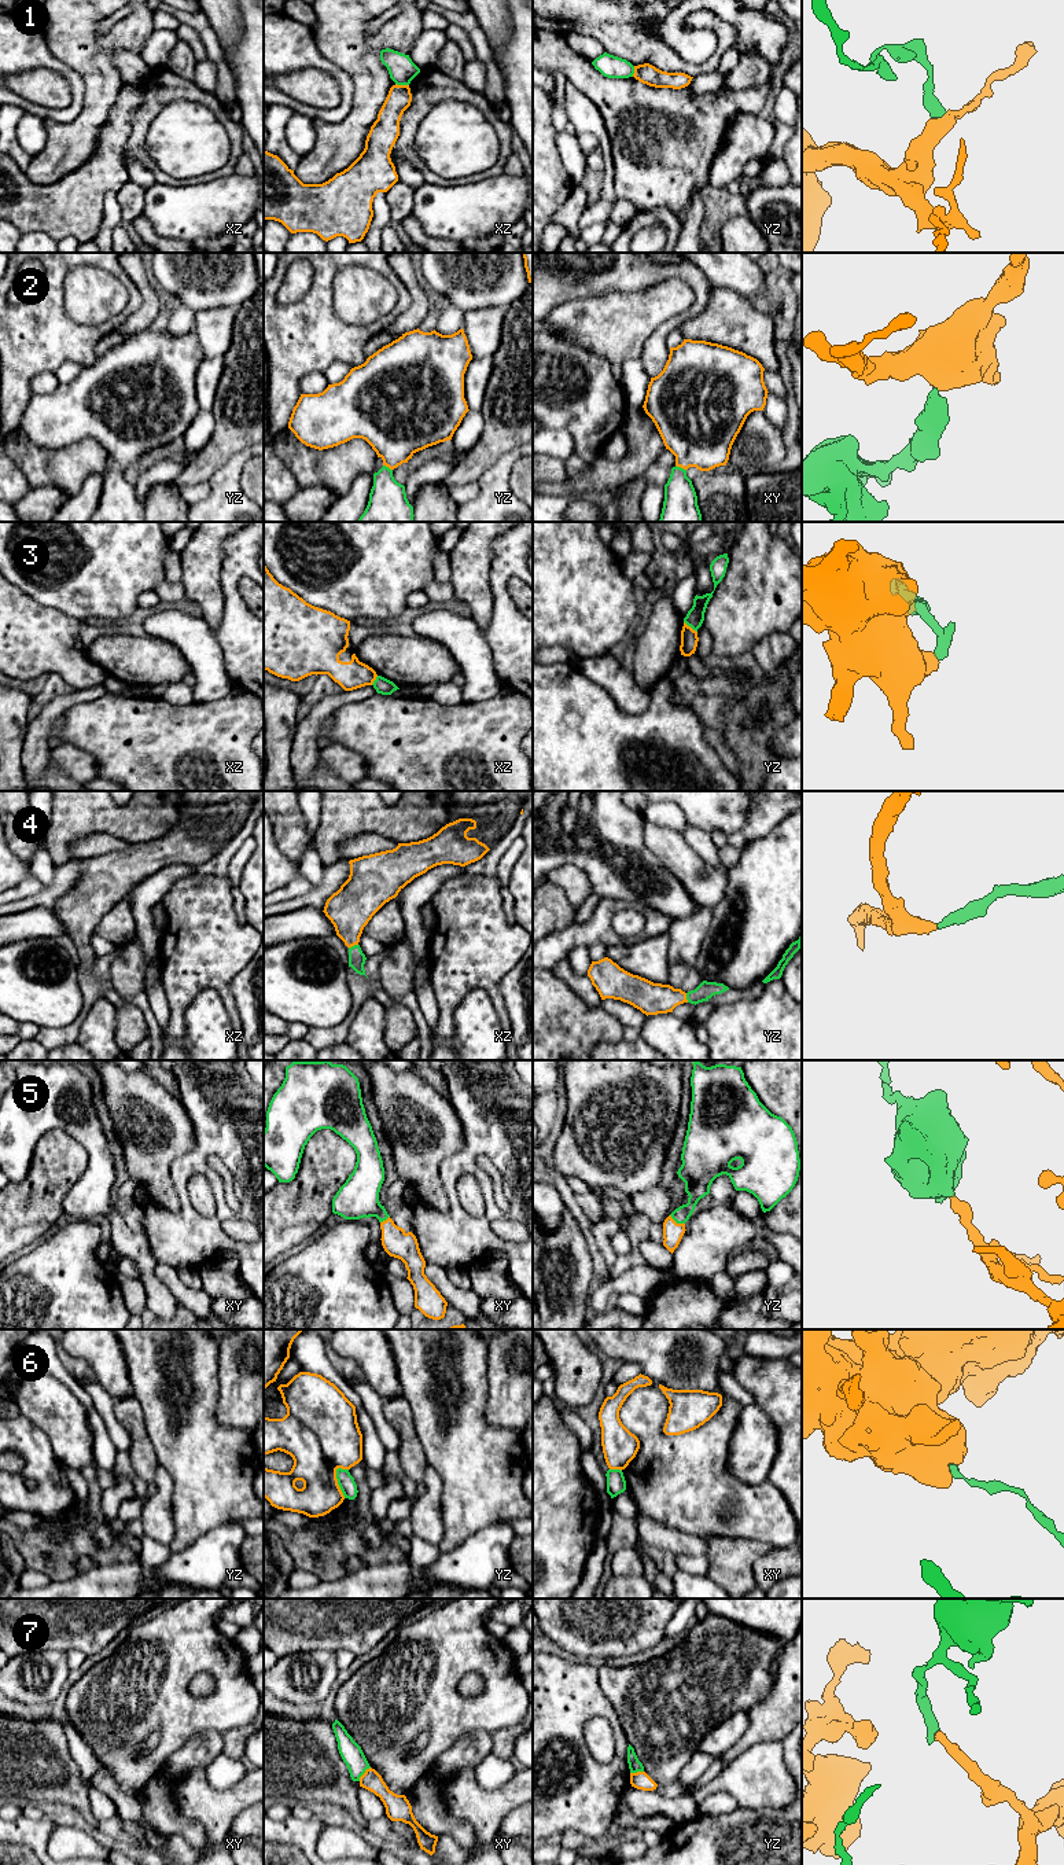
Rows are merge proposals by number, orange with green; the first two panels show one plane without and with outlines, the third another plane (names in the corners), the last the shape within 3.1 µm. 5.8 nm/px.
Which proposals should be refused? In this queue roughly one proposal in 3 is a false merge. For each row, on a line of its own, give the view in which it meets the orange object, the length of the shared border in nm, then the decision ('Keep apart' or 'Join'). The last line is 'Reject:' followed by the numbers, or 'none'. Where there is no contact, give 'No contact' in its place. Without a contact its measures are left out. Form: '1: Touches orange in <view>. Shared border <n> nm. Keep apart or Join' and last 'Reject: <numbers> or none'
1: Touches orange in xz. Shared border 80 nm. Keep apart
2: Touches orange in xy. Shared border 70 nm. Join
3: Touches orange in yz. Shared border 100 nm. Keep apart
4: Touches orange in xz. Shared border 60 nm. Join
5: Touches orange in yz. Shared border 110 nm. Join
6: Touches orange in yz. Shared border 190 nm. Keep apart
7: Touches orange in xy. Shared border 110 nm. Keep apart
Reject: 1, 3, 6, 7

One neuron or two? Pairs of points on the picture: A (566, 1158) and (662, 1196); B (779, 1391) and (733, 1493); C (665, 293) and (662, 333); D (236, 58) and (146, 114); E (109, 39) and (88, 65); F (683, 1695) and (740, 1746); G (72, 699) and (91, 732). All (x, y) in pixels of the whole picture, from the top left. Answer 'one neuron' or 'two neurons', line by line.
A: two neurons
B: two neurons
C: two neurons
D: two neurons
E: one neuron
F: two neurons
G: two neurons

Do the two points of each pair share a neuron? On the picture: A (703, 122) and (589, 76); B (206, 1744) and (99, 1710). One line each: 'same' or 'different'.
A: same
B: different

